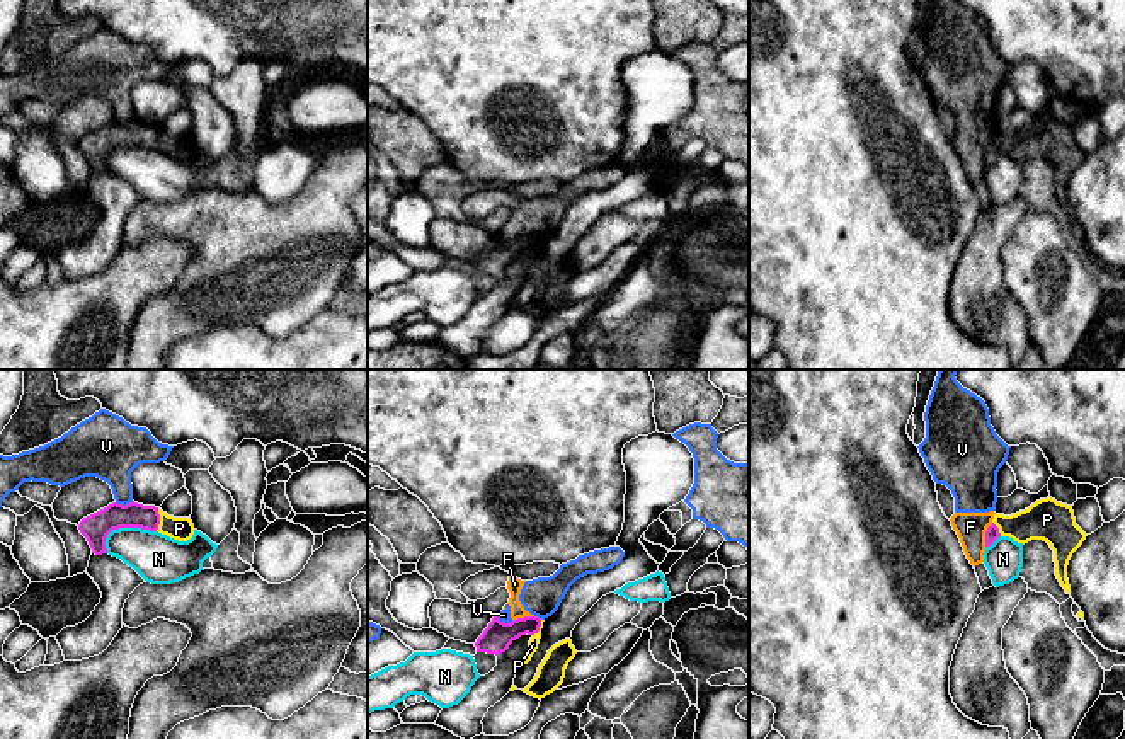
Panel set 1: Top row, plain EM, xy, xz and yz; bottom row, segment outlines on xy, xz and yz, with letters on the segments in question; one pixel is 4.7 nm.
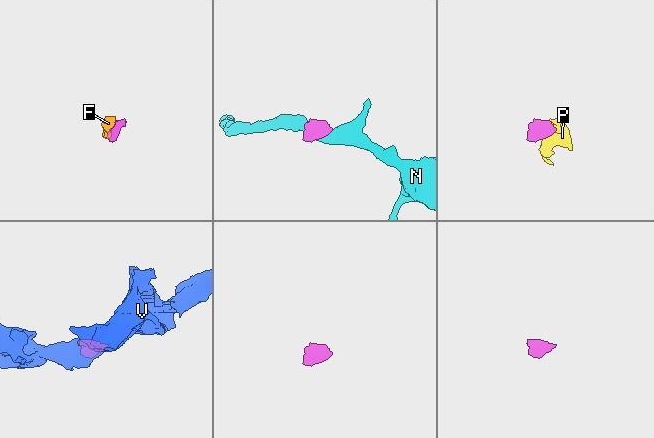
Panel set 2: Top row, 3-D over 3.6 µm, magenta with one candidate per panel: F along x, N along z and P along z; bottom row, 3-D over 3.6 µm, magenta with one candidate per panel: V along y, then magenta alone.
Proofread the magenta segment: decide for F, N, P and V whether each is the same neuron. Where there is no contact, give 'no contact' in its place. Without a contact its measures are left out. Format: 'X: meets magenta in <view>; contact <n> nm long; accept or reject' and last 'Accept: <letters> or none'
F: meets magenta in yz; contact 120 nm long; reject
N: meets magenta in xy; contact 260 nm long; reject
P: meets magenta in xy; contact 110 nm long; accept
V: meets magenta in xy; contact 90 nm long; reject
Accept: P

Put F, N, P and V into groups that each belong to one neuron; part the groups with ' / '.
F V / N / P

